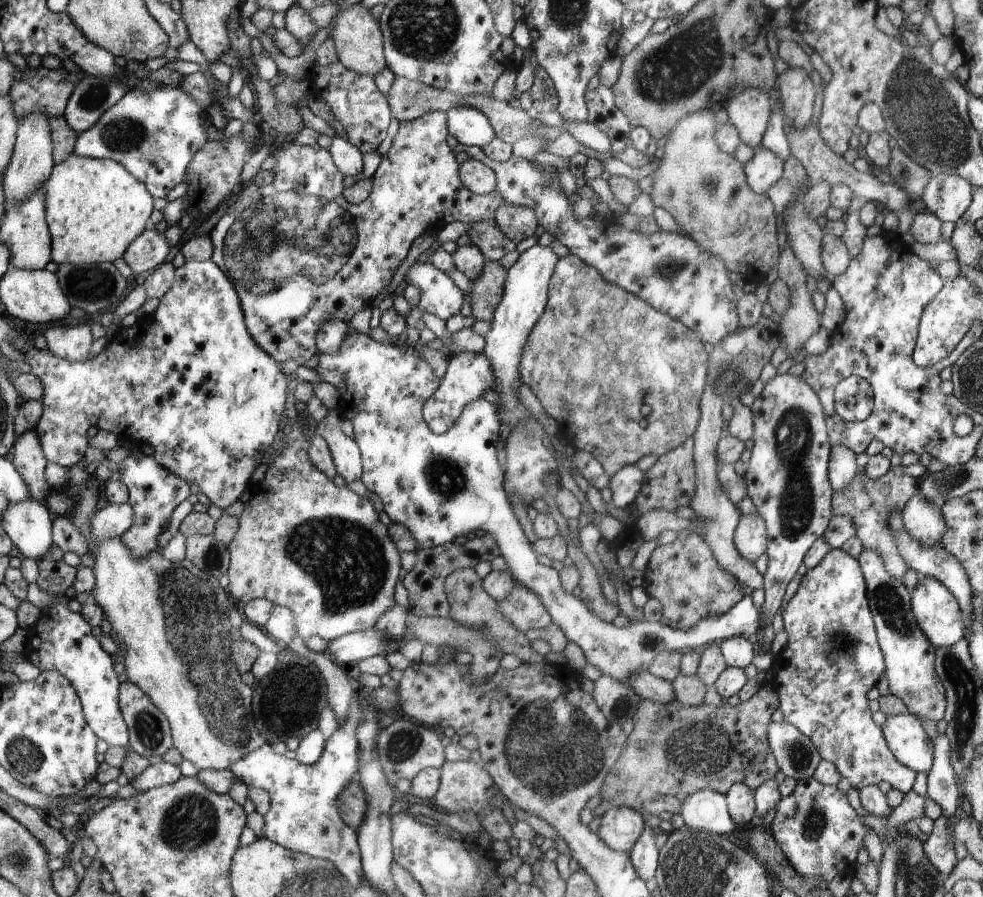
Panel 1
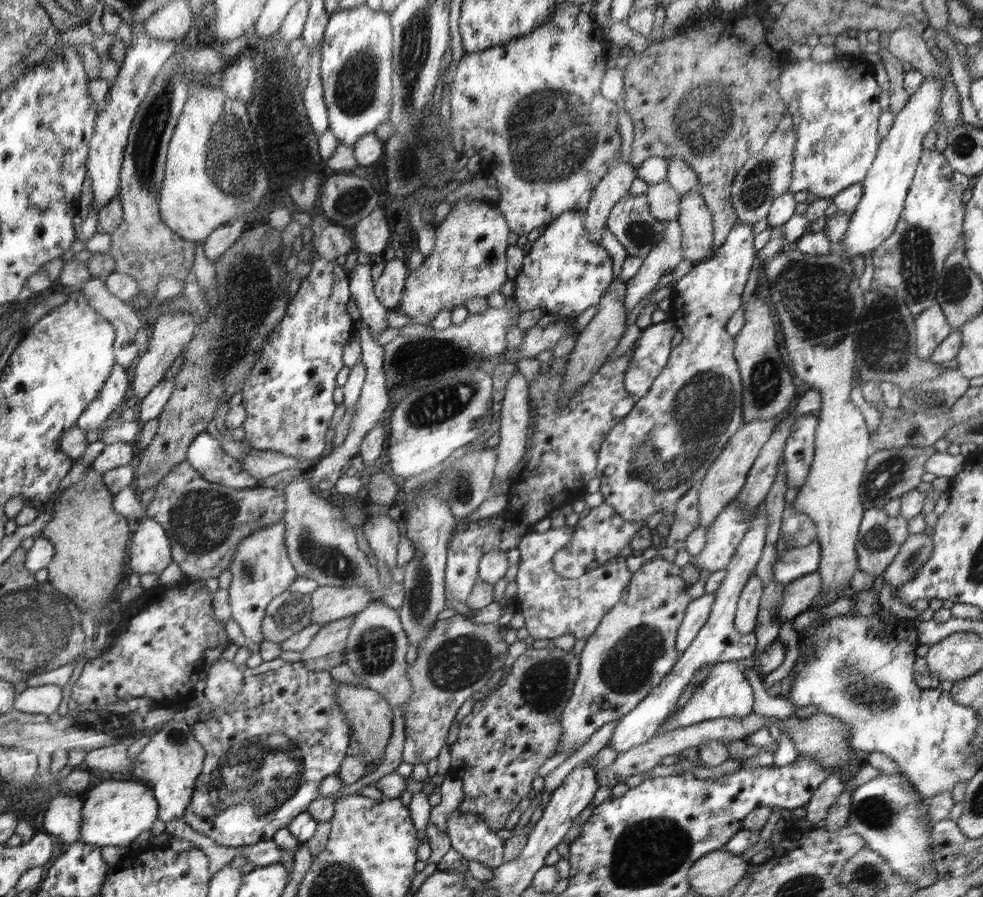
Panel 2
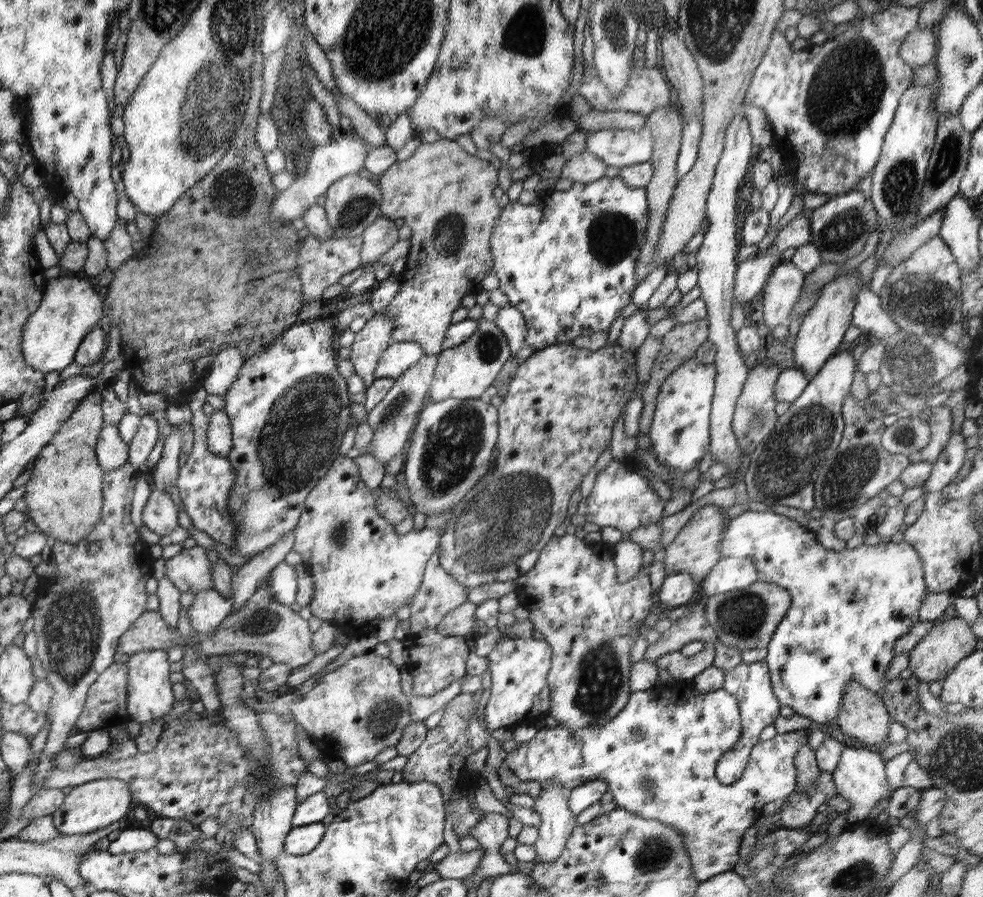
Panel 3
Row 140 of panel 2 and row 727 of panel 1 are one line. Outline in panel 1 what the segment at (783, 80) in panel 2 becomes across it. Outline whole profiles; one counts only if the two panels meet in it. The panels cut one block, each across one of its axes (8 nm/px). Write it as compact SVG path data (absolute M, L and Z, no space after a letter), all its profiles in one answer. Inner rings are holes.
M841 549L830 550L818 566L802 576L798 592L786 602L781 615L788 642L778 654L773 654L769 682L778 690L780 710L785 721L810 738L820 757L832 762L838 773L848 779L850 785L858 791L870 785L878 785L879 782L888 782L904 795L913 791L918 774L903 766L895 757L883 730L872 720L868 708L866 694L872 686L876 686L887 664L882 648L878 645L864 576L858 560Z

